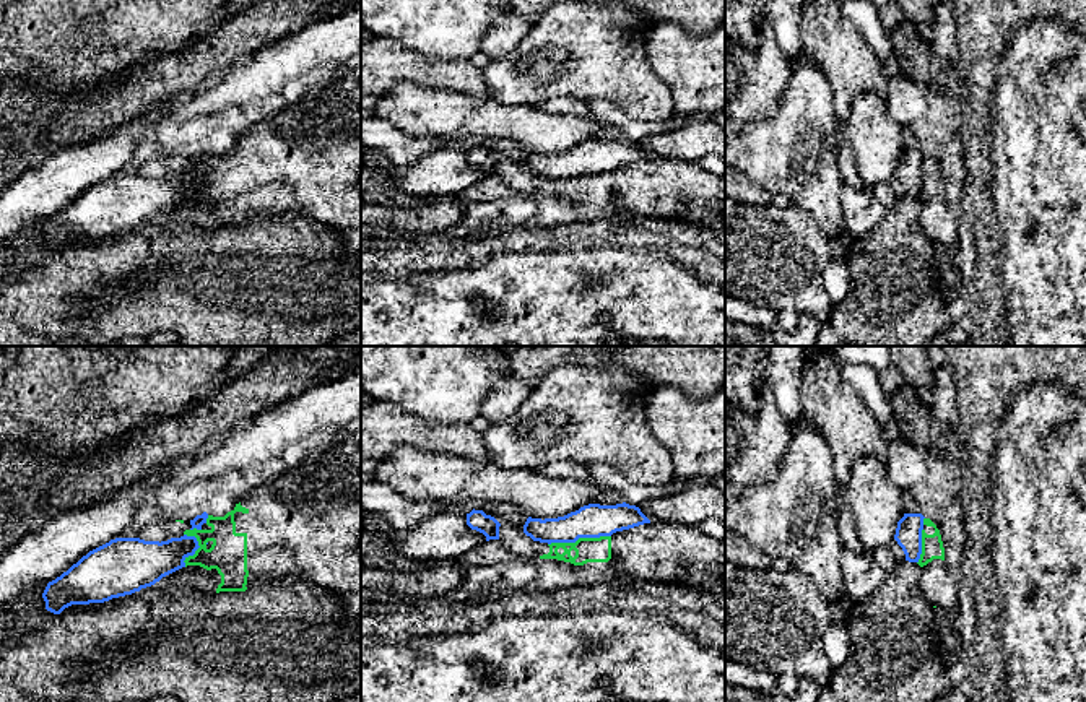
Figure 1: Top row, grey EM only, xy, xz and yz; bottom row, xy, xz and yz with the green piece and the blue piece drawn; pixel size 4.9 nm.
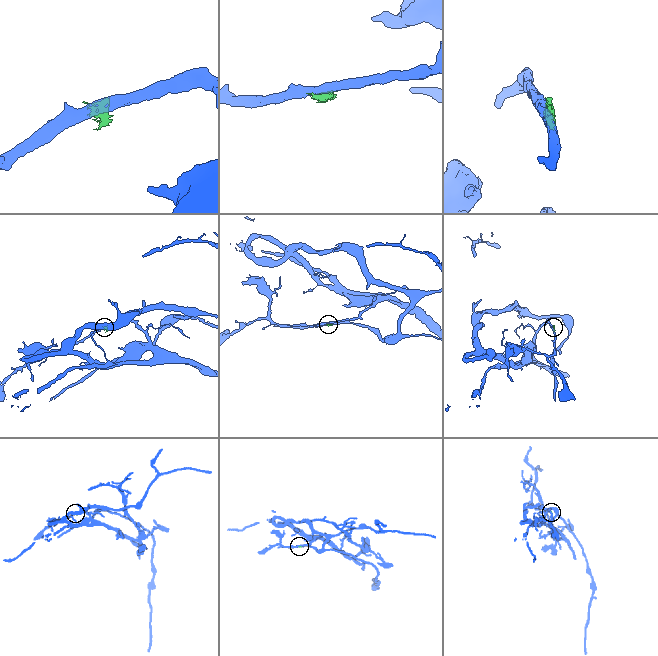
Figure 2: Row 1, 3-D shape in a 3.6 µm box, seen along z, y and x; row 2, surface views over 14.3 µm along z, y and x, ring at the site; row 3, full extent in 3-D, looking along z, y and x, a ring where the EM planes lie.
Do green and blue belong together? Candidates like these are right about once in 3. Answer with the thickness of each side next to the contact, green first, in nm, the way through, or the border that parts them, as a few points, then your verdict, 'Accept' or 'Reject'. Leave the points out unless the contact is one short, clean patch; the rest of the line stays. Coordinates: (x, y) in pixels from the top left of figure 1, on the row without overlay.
Thickness 130 nm (green) against 170 nm. Boundary: xz (610, 171), (579, 173), (574, 177), (551, 177), (548, 181). Reject

